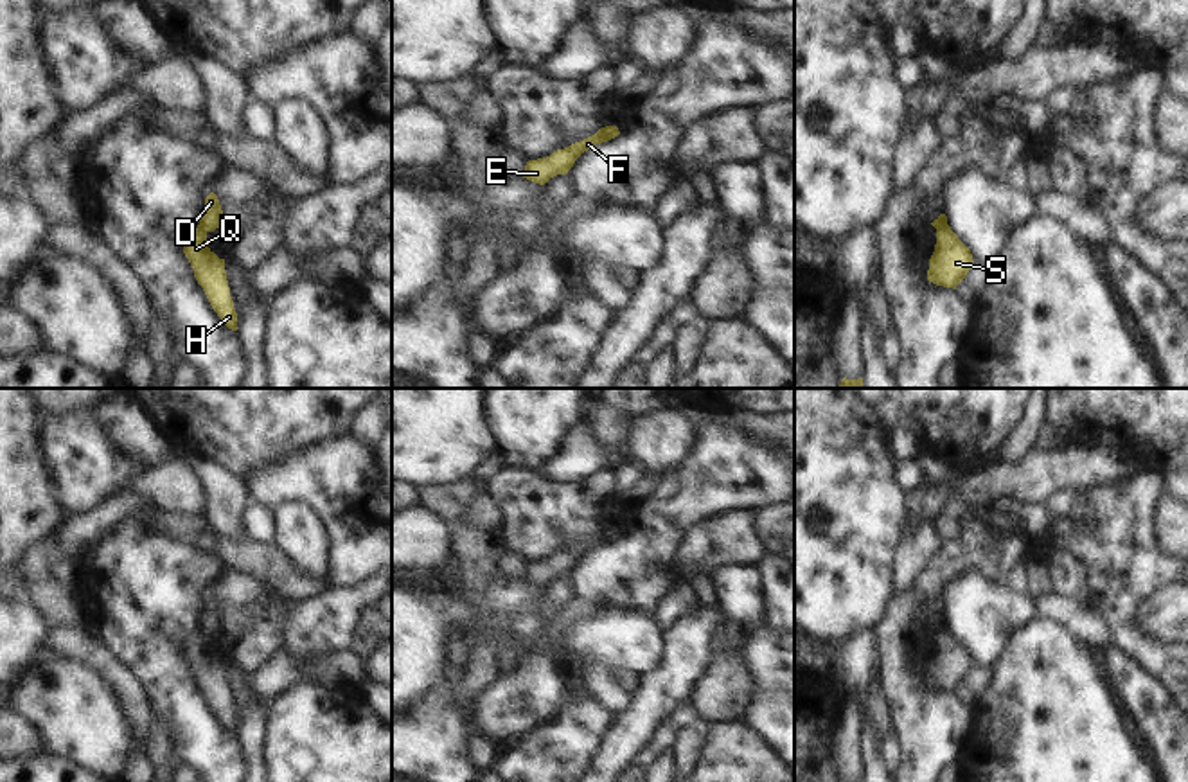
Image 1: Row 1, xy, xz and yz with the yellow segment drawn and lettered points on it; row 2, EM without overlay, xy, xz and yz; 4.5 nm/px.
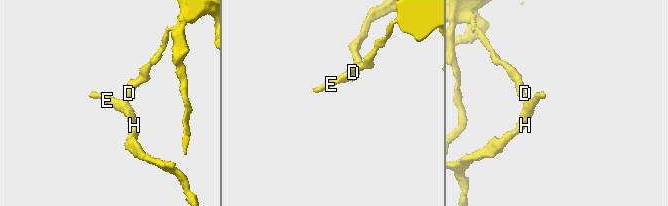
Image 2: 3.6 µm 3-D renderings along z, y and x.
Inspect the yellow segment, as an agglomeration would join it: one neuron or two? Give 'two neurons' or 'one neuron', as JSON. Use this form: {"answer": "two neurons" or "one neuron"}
{"answer": "two neurons"}

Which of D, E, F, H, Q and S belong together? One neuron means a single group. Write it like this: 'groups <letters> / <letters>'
groups D / E F H Q S

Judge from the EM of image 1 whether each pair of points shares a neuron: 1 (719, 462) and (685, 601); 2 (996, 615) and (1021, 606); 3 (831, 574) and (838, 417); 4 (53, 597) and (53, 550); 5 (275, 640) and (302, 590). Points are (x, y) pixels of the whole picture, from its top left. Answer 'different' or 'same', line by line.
1: different
2: same
3: same
4: same
5: different

